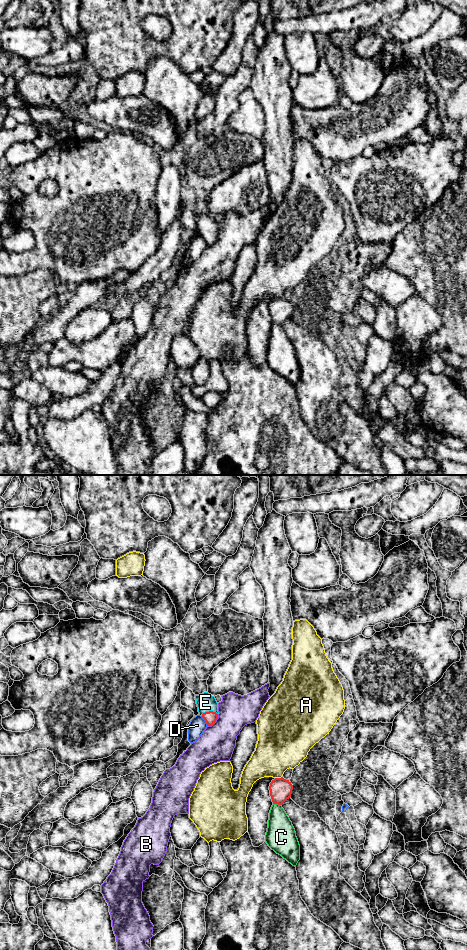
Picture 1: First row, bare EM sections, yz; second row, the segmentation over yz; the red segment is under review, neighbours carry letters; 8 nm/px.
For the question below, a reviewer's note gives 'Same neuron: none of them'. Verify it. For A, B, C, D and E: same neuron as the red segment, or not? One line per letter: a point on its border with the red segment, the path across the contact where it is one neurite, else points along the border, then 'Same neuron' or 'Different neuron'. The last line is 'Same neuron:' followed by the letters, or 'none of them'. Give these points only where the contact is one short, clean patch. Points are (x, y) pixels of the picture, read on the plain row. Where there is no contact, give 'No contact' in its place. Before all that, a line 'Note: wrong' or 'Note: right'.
Note: wrong
A: Touches red at yz (278, 298). Different neuron
B: Touches red at yz (214, 242). Boundary: yz (218, 234), (215, 241), (207, 246). Different neuron
C: Touches red at yz (277, 323). Different neuron
D: Touches red at yz (205, 241). Different neuron
E: Touches red at yz (209, 231). Path across: yz (210, 237), (209, 231), (205, 222). Same neuron
Same neuron: E

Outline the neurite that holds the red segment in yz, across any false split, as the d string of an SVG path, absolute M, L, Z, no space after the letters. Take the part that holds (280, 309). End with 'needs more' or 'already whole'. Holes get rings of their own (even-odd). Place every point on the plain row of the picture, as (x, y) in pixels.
M283 297L275 298L270 303L269 310L273 324L282 325L291 317L293 305Z; already whole

